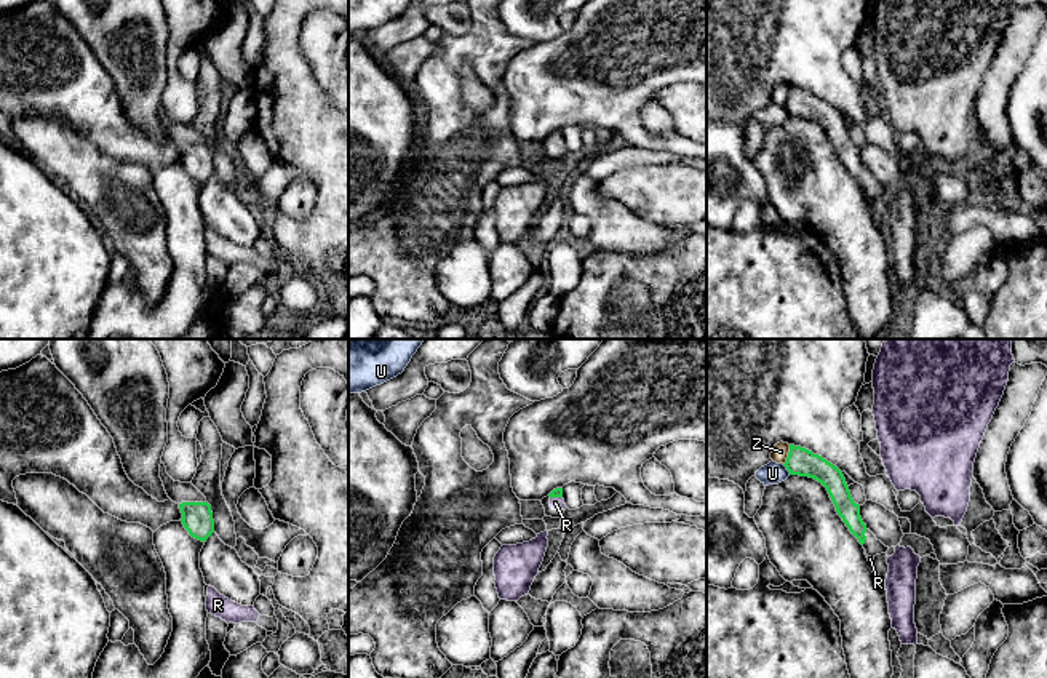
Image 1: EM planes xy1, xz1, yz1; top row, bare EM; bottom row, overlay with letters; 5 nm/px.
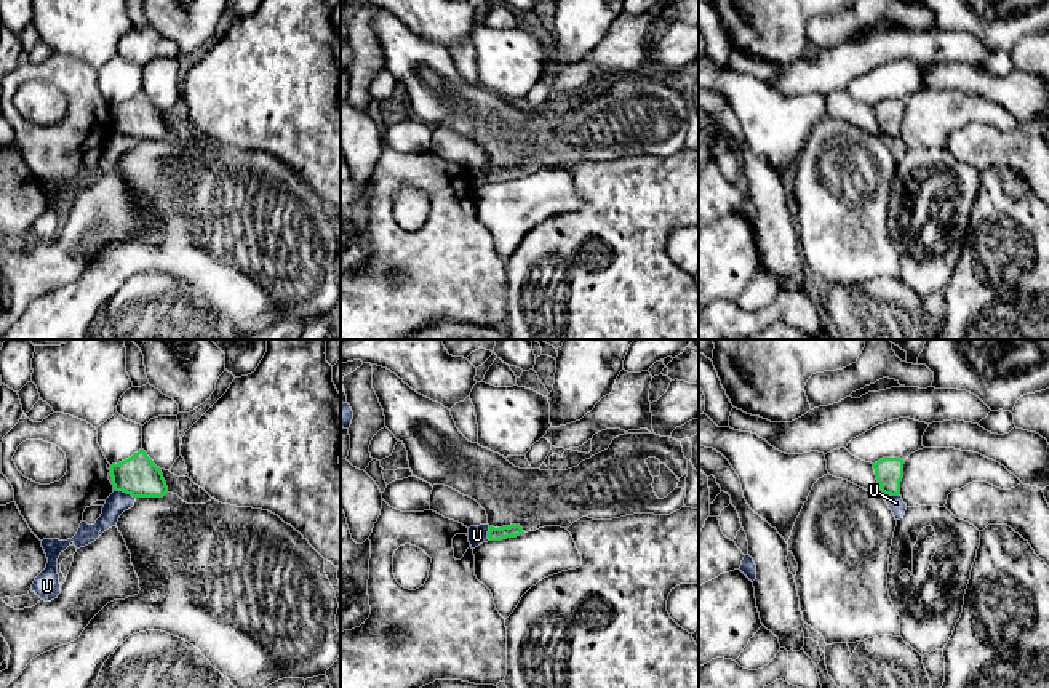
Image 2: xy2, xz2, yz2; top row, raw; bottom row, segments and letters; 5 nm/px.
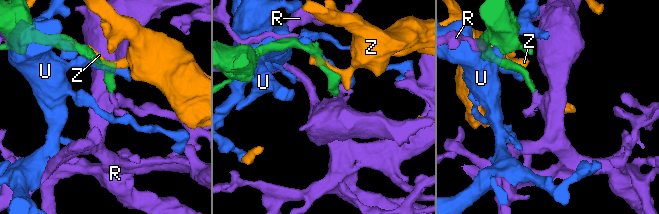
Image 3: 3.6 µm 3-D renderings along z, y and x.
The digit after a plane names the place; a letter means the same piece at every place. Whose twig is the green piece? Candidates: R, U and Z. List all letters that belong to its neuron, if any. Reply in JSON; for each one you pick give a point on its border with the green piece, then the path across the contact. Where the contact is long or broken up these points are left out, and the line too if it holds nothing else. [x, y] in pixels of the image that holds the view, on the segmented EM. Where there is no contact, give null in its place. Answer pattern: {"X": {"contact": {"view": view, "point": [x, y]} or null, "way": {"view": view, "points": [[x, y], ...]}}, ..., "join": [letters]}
{"R": {"contact": {"view": "xz1", "point": [555, 496]}}, "join": ["R"]}

